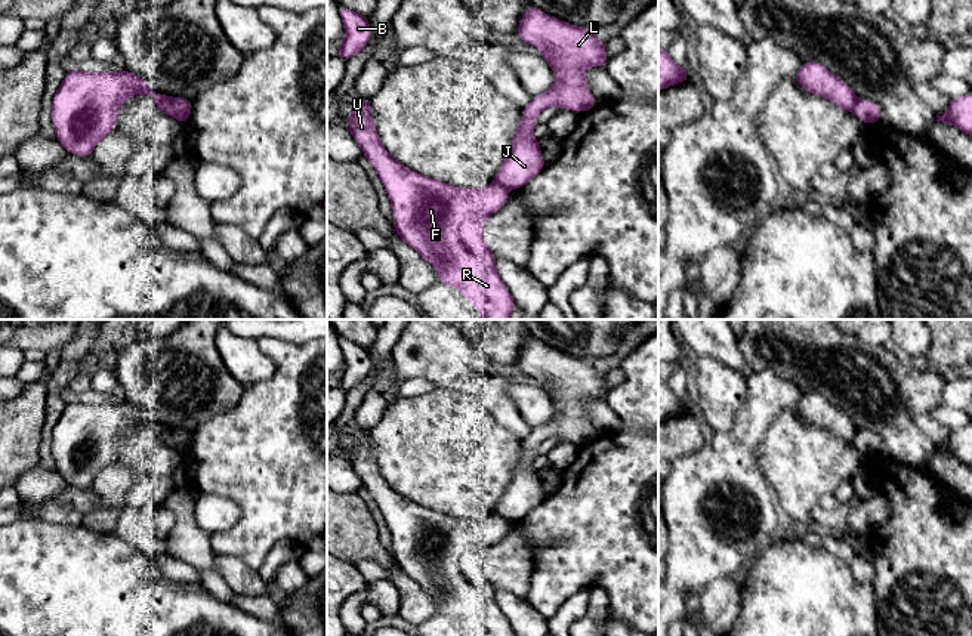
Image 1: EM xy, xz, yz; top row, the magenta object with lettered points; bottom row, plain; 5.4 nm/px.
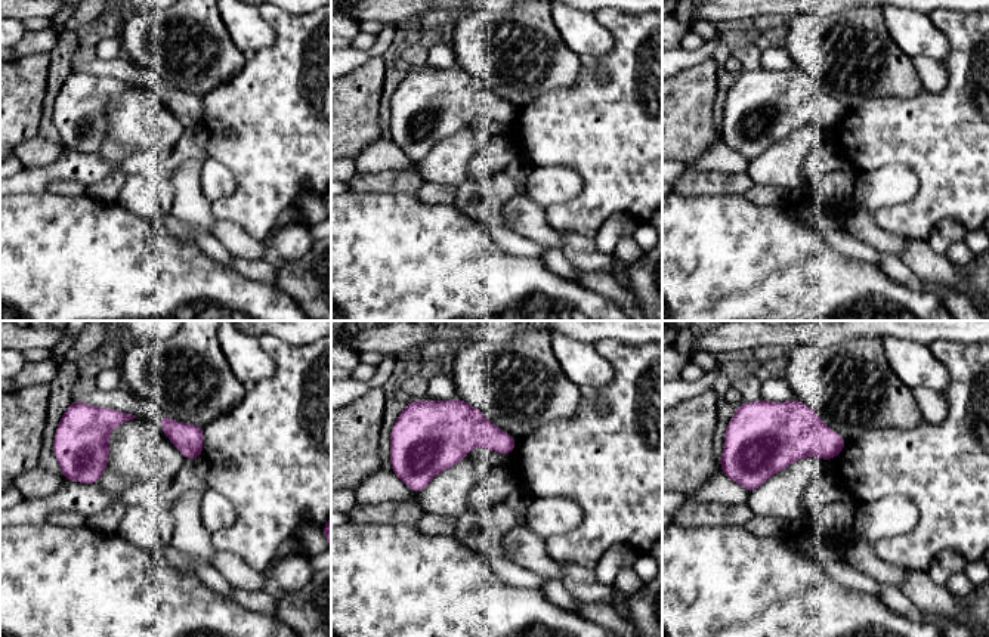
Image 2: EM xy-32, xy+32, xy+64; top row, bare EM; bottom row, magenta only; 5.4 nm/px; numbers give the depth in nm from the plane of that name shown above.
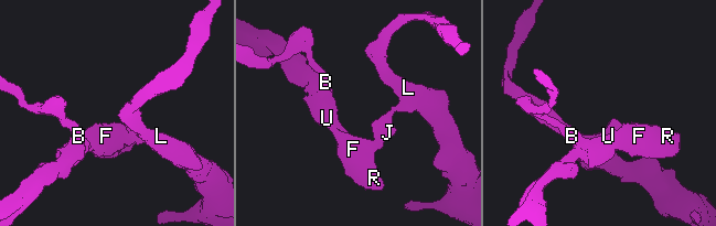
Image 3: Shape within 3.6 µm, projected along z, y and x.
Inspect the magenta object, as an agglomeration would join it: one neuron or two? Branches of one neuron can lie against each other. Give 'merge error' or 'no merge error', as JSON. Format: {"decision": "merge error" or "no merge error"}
{"decision": "merge error"}

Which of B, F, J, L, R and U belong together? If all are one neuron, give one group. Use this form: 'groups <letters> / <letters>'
groups B F R U / J L

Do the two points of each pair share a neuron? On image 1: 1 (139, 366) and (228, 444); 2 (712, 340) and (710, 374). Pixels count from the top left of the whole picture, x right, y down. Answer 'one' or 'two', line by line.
1: two
2: two

